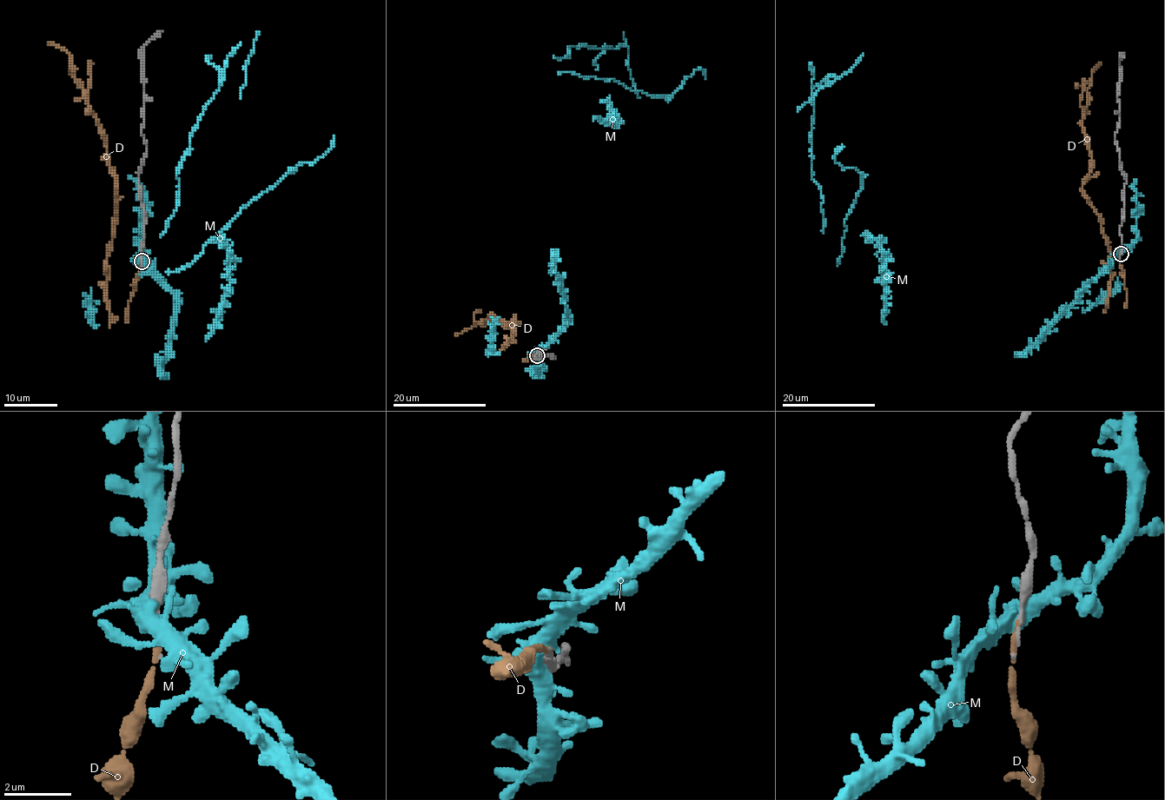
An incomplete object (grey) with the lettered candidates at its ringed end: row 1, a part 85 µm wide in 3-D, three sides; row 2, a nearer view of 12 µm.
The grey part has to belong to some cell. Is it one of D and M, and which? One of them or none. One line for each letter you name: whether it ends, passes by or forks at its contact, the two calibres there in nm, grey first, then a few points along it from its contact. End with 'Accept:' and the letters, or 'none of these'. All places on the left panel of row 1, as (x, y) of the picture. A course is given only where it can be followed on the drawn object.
D: It ends there. Thickness 100 nm (grey) against 200 nm
Accept: D

